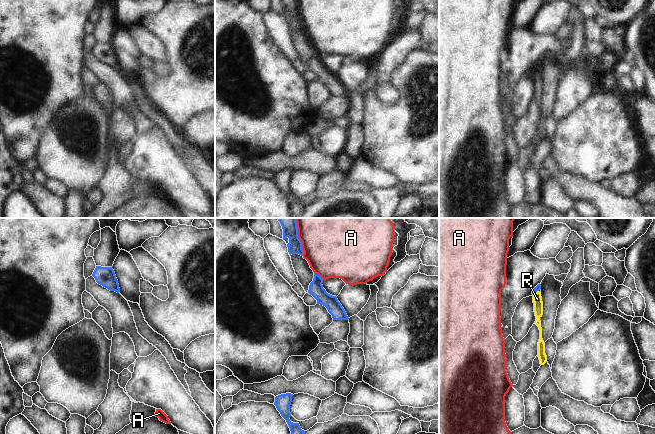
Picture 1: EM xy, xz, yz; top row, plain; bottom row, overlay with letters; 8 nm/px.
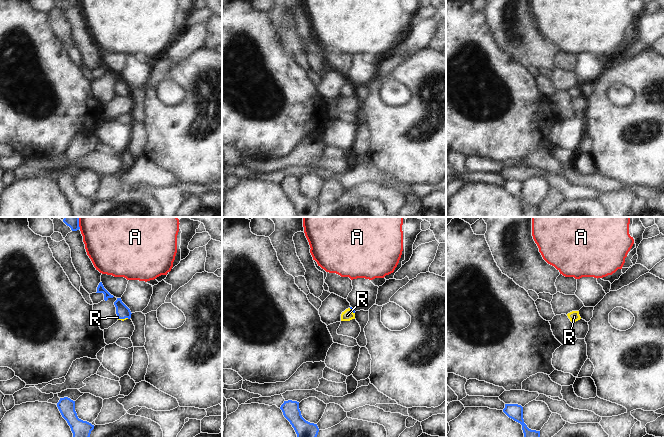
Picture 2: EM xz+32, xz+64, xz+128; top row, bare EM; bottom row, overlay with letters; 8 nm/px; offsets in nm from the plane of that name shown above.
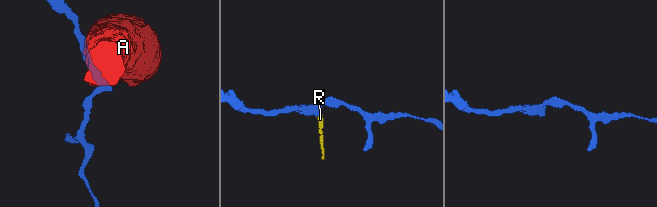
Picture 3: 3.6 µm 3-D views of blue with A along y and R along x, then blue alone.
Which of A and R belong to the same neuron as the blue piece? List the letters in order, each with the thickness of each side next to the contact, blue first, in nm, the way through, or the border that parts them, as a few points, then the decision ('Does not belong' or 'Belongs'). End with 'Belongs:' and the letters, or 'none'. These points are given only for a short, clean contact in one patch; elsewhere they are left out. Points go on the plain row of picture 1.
A: Thickness 110 nm (blue) against 400 nm. Does not belong
R: Thickness 50 nm (blue) against 80 nm. Path across: yz (538, 63), (534, 69), (537, 75). Belongs
Belongs: R

